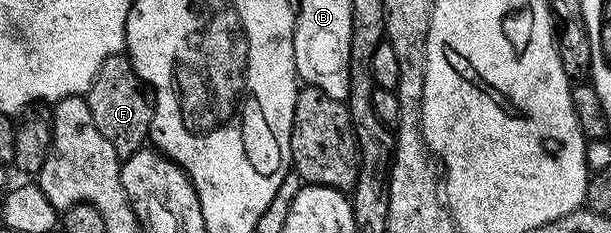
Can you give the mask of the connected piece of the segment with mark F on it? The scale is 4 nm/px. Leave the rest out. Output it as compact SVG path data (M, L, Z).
M118 55L106 59L91 83L87 100L91 107L91 119L95 119L95 127L99 127L103 139L107 139L111 147L115 147L118 157L130 157L150 140L153 101L128 56Z

